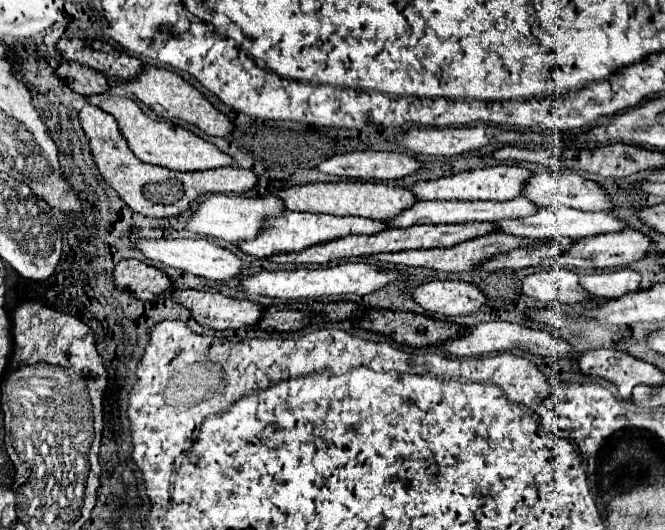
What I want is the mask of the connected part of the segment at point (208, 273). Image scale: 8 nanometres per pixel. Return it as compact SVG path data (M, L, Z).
M141 239L135 243L135 249L139 249L149 261L163 263L167 267L181 269L185 273L193 273L197 277L213 279L213 281L227 281L229 277L235 277L241 273L241 259L233 255L231 251L215 245L207 239Z

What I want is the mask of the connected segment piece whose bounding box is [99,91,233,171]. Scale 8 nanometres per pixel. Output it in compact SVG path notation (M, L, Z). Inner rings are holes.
M107 91L105 99L99 103L99 107L117 119L121 135L127 139L129 149L133 151L133 155L139 161L145 161L149 165L161 165L161 167L167 167L173 171L205 171L205 169L233 165L233 159L229 155L221 153L213 143L201 139L199 135L195 135L183 127L175 127L175 123L171 123L171 121L155 121L155 119L147 117L137 107L137 103L125 95Z

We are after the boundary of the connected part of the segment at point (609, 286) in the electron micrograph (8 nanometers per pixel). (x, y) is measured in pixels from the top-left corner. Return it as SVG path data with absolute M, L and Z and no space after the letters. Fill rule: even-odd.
M631 269L581 275L581 287L585 287L585 291L591 297L605 297L605 299L615 299L625 293L637 291L639 283L641 283L641 275Z

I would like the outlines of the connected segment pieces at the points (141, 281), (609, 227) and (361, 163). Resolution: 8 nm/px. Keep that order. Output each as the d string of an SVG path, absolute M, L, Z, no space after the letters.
M137 259L117 263L113 269L113 283L143 301L153 301L153 297L171 291L171 281L165 273Z
M541 207L537 213L527 215L525 219L499 219L493 223L499 233L507 235L517 235L517 237L529 237L529 239L555 239L555 237L571 237L571 239L581 239L581 237L591 237L599 233L611 233L611 231L623 231L625 223L615 219L611 213L597 213L597 211L577 211L571 207Z
M355 151L345 155L333 155L317 165L321 173L359 181L401 179L417 171L419 167L421 163L405 153L381 153L381 151Z

